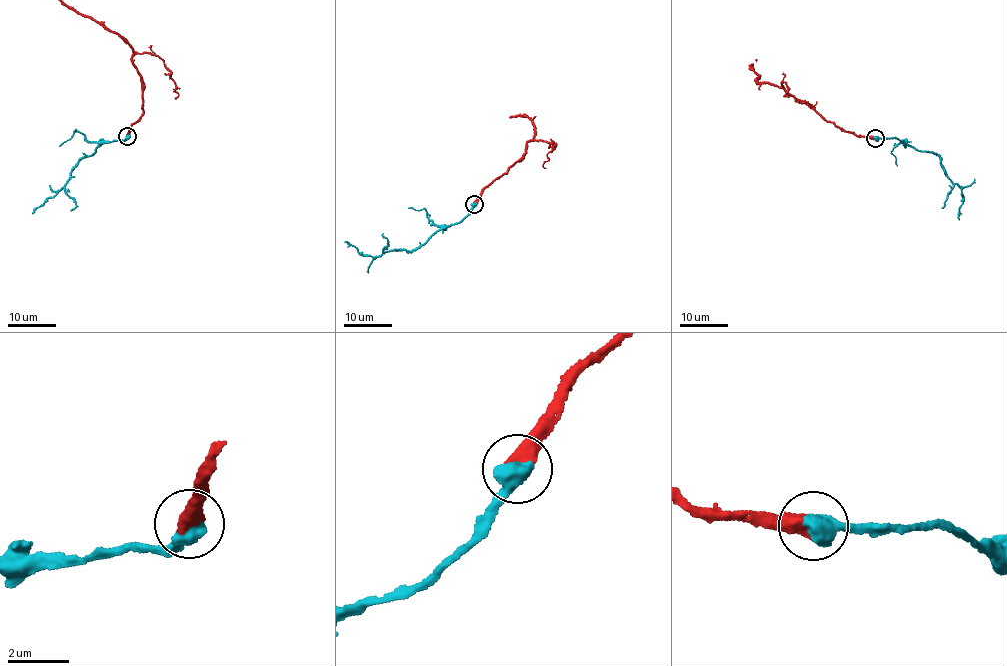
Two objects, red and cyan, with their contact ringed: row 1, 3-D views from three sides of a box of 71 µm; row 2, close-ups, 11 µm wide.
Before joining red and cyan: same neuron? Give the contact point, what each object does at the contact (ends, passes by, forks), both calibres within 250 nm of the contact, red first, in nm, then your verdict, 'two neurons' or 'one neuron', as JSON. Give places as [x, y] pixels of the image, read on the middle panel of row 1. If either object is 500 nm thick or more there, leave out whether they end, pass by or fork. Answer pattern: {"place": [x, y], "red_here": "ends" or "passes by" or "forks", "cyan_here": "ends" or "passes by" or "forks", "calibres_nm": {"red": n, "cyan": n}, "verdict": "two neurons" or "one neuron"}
{"place": [474, 204], "calibres_nm": {"red": 500, "cyan": 700}, "verdict": "one neuron"}

